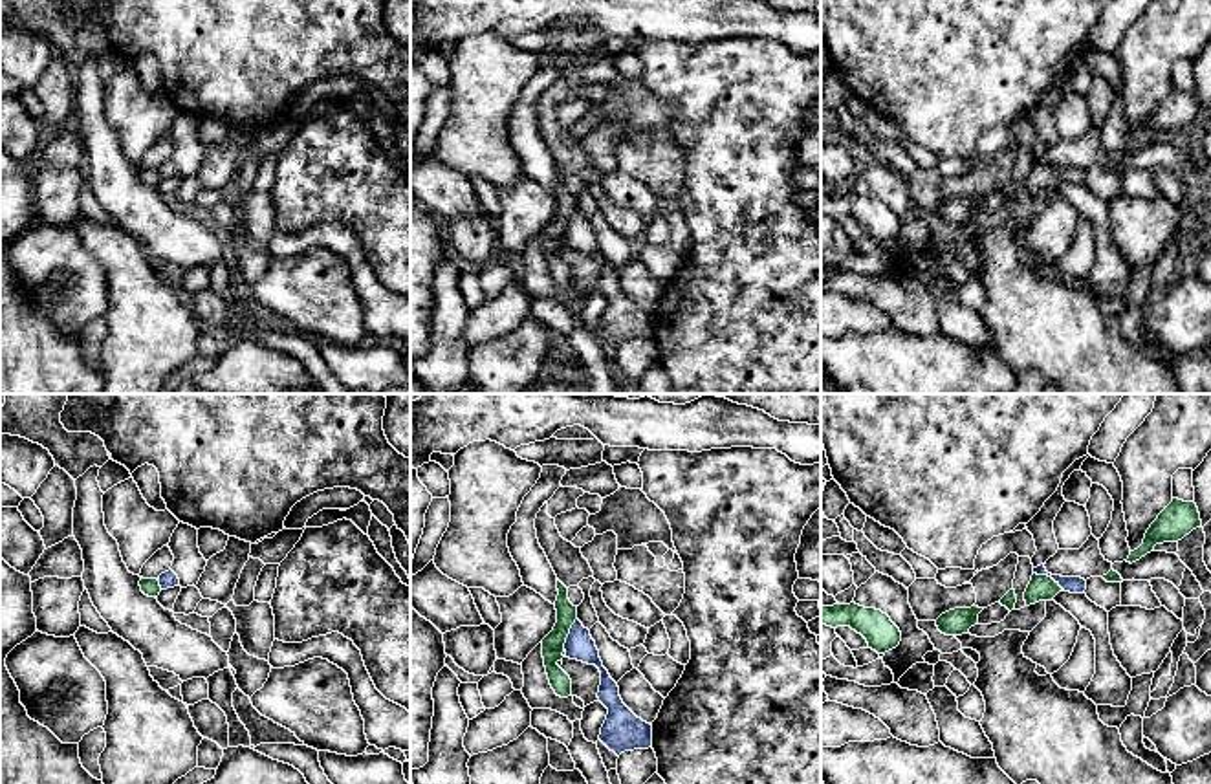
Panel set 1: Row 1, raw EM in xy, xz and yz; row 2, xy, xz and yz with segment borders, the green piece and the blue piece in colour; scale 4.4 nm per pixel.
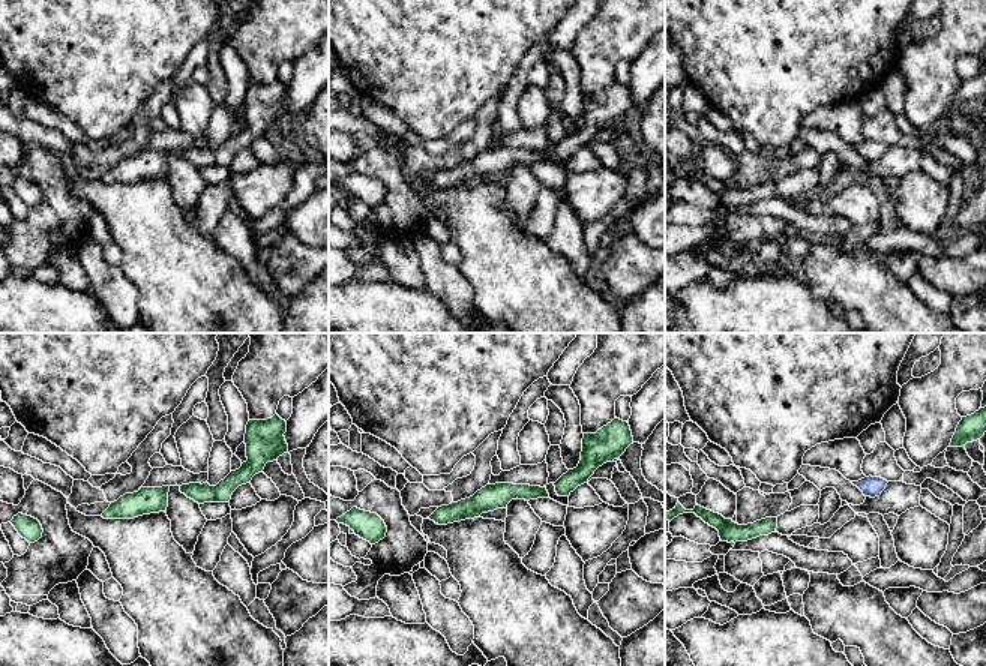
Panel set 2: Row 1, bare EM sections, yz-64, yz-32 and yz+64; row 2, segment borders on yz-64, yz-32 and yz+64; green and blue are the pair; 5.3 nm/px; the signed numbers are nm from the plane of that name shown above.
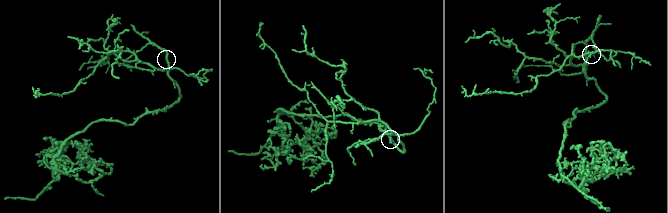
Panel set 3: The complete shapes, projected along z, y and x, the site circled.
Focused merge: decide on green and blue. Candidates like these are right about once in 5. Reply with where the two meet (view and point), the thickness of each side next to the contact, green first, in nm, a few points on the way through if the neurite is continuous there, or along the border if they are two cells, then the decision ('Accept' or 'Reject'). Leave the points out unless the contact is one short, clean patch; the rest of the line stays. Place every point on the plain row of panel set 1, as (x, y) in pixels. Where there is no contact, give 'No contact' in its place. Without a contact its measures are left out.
Touches green at yz (1050, 167). Thickness 110 nm (green) against 80 nm. Boundary: yz (1034, 162), (1050, 165), (1065, 180). Reject

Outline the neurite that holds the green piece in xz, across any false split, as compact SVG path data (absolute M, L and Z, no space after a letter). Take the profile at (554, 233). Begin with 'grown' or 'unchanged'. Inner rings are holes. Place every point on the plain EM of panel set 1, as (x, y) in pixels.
unchanged | M559 169L557 180L557 212L553 220L542 229L542 247L551 278L557 286L568 288L572 286L572 269L557 253L564 247L564 233L572 214L577 209L577 196L570 192L568 178Z

